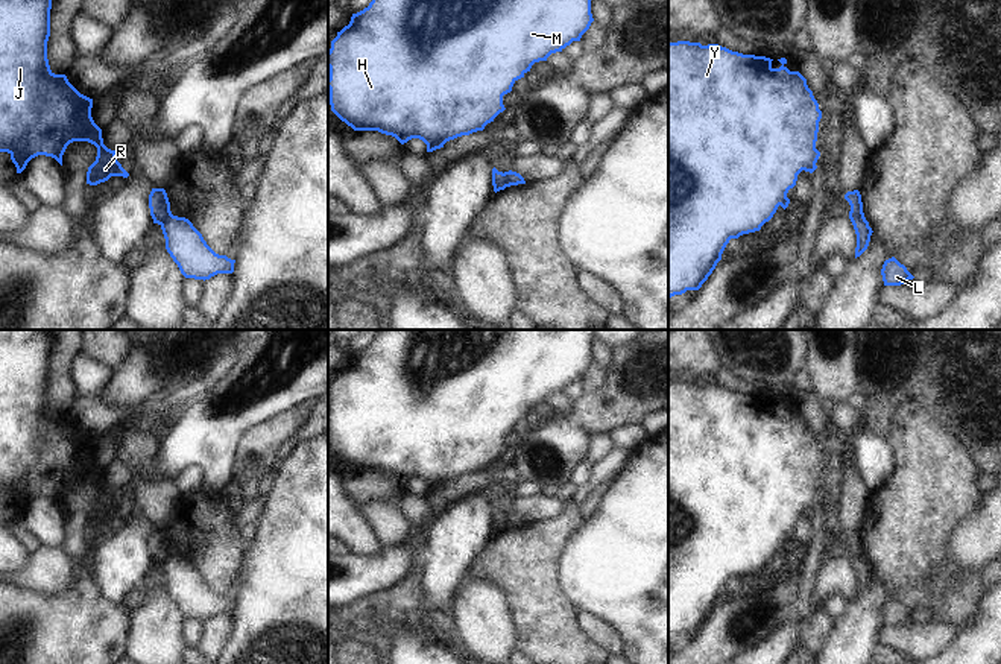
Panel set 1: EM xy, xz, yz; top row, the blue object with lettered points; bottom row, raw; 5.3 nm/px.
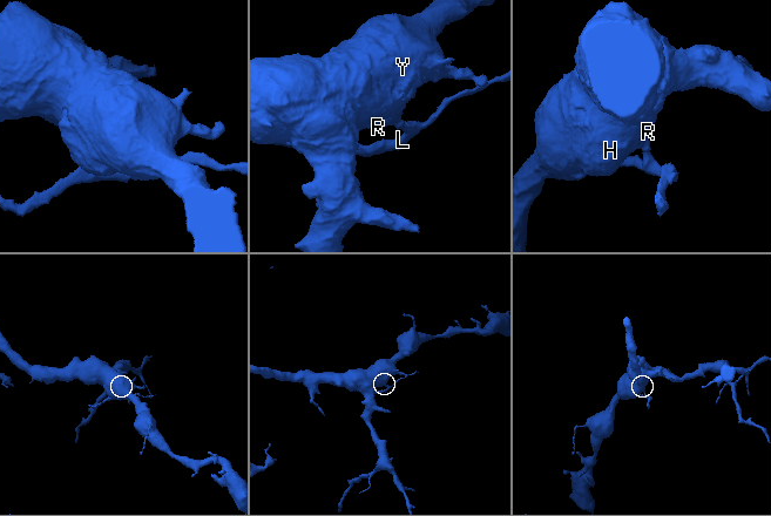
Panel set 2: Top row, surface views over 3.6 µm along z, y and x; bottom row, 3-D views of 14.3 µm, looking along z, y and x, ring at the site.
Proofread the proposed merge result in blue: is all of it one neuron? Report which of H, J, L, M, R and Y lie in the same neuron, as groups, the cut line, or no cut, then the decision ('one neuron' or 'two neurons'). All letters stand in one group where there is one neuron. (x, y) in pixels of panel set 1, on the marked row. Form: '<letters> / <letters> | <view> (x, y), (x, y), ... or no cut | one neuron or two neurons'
H J M R Y / L | xz (506, 172), (508, 186) | two neurons

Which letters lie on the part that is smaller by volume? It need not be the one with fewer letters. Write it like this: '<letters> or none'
L

